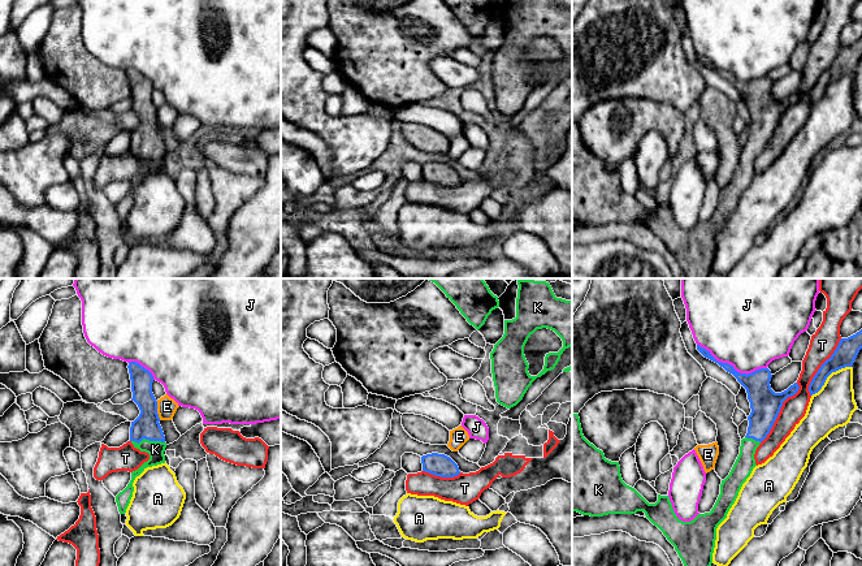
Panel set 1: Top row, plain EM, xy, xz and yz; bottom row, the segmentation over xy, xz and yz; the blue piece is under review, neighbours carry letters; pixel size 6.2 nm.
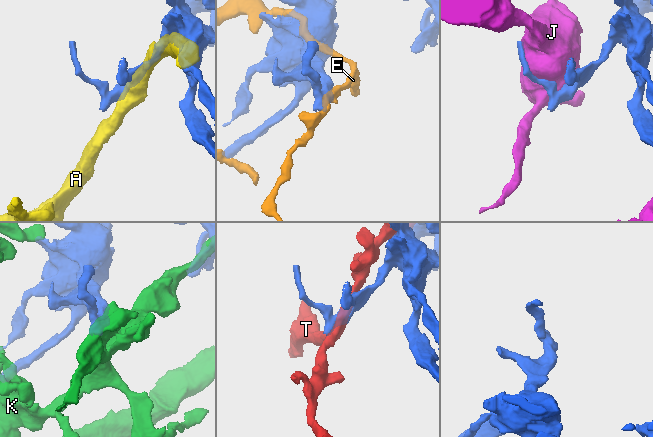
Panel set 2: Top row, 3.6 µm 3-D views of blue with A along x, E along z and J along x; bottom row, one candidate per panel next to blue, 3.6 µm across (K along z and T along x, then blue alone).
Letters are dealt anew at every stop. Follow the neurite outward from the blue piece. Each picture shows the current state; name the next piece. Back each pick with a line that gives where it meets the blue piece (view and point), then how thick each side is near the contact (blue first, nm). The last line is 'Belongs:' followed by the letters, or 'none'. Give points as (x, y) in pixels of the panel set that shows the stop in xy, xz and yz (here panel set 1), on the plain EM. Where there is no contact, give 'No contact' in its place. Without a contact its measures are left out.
K: Touches blue at xy (148, 147). Thickness 160 nm (blue) against 100 nm
Belongs: K

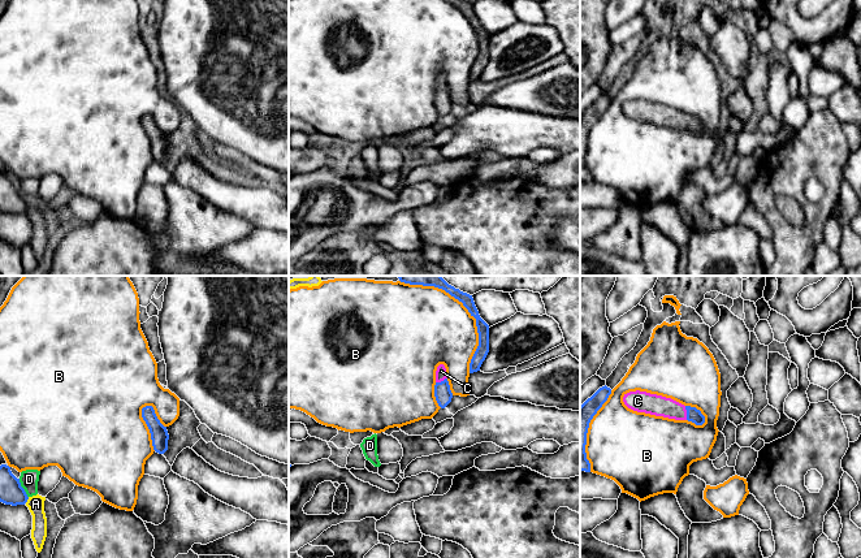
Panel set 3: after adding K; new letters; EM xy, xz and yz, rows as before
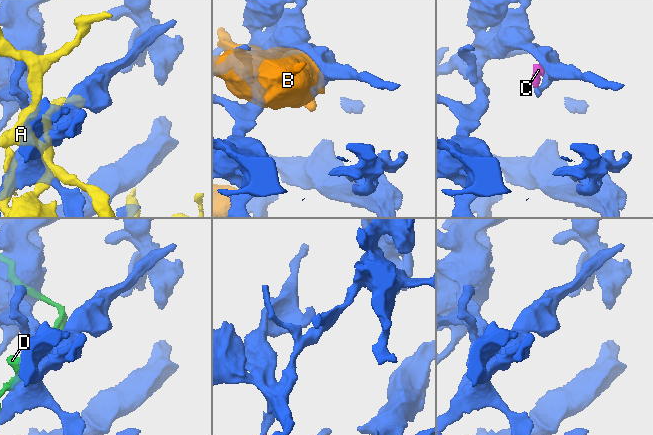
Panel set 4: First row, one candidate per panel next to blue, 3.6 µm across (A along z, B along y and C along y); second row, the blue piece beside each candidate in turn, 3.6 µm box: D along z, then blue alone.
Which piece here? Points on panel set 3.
C: Touches blue at yz (687, 121). Thickness 90 nm (blue) against 130 nm
Belongs: C

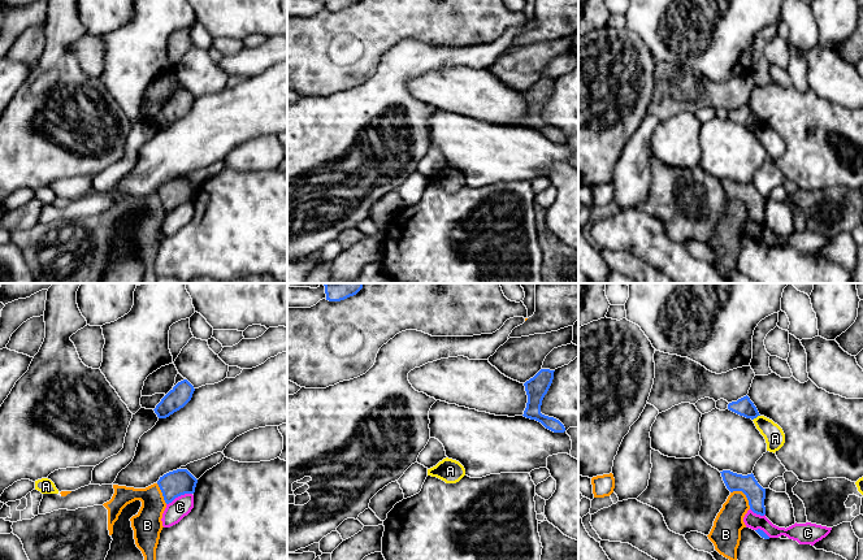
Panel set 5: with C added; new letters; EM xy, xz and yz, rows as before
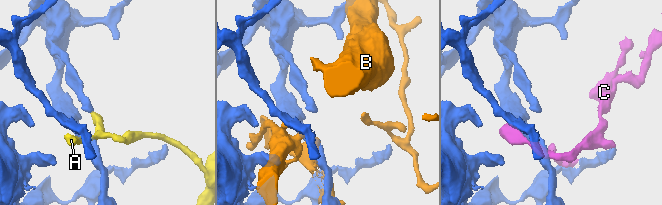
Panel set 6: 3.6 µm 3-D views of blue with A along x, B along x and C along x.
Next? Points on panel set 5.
Belongs: none

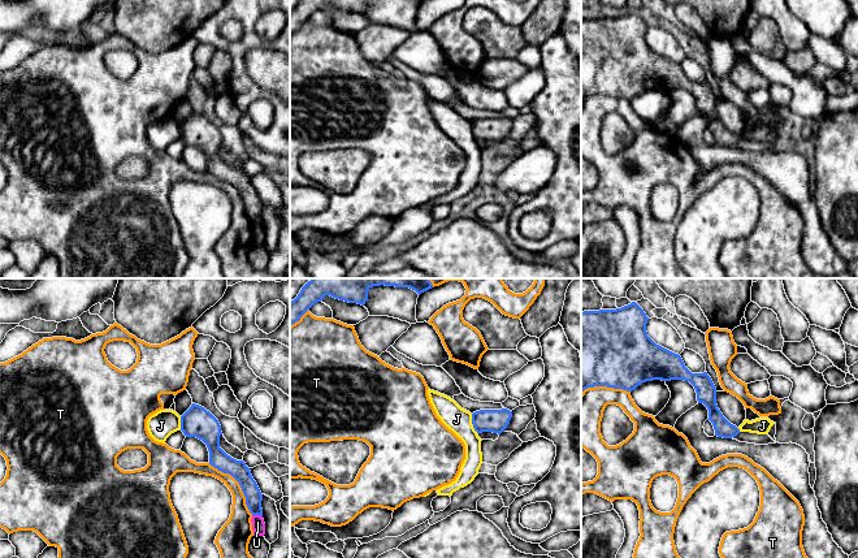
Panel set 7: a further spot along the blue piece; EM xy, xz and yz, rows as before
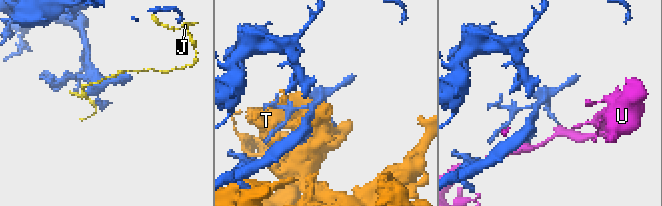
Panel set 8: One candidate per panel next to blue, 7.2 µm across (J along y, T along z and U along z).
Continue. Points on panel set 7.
Belongs: none

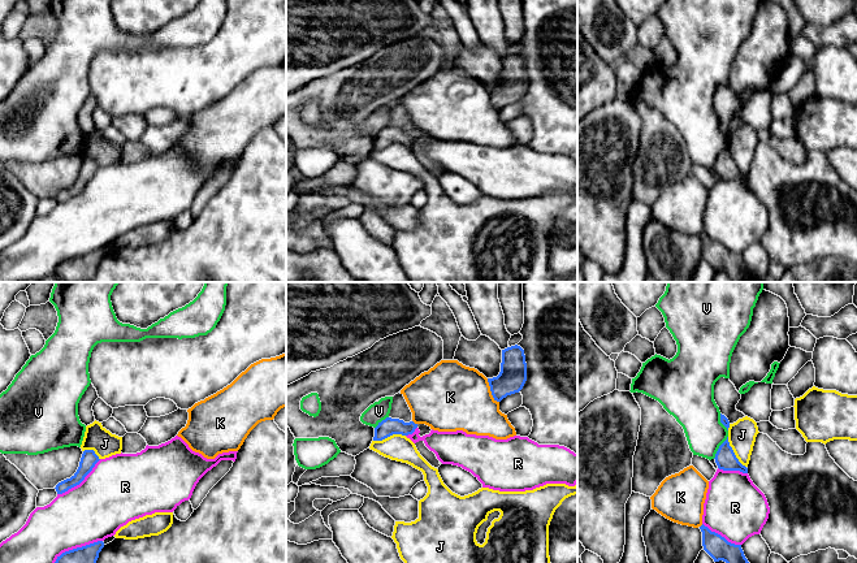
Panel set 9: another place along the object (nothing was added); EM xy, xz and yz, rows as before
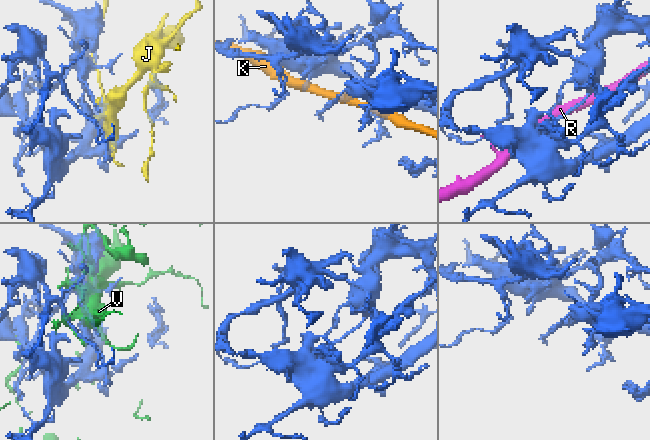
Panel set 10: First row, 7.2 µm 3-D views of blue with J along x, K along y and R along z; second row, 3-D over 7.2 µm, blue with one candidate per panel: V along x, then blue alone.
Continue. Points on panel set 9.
Belongs: none

